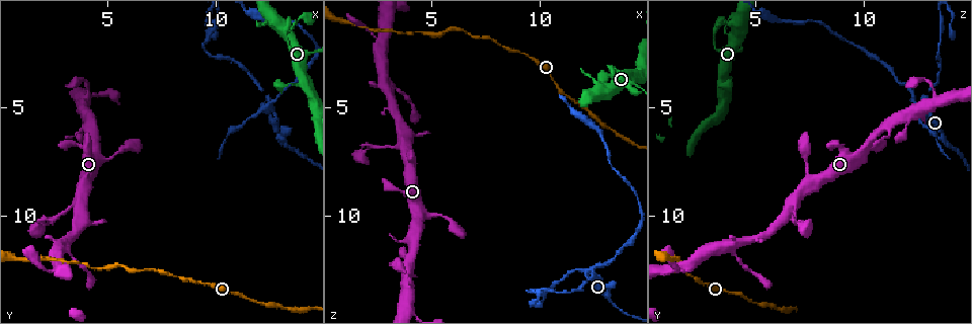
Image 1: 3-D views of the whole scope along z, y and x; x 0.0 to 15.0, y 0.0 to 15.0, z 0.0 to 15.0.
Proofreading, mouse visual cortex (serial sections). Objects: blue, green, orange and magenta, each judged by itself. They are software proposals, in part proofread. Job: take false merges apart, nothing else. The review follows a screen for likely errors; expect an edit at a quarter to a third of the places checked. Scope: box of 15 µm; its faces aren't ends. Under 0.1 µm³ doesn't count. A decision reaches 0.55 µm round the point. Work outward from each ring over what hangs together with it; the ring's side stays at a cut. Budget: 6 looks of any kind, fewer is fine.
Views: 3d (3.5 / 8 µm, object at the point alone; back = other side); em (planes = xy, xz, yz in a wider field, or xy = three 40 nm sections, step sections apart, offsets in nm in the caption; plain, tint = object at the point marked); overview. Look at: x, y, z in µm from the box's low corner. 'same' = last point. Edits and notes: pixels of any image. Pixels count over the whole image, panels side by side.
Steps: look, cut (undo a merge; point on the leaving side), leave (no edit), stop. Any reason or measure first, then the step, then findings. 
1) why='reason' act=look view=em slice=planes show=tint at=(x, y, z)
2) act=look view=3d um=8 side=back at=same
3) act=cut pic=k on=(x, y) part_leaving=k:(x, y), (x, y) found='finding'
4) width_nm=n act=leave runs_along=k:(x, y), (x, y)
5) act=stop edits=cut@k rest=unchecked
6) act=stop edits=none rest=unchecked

why='sharp bend' act=look view=3d um=3.5 at=(12.2, 5.0, 12.6)

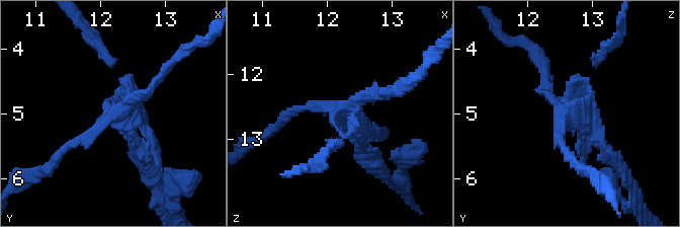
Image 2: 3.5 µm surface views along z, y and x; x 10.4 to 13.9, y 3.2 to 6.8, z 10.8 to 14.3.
why='shape alone is not enough' act=look view=em slice=xy step=1 show=tint at=(12.20, 5.00, 12.55)

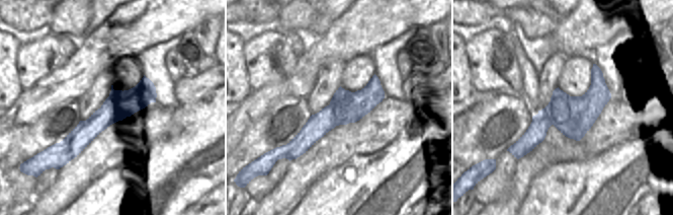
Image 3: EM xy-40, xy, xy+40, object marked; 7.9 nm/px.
act=cut pic=2 on=(103, 121) border=3:(591, 75), (598, 75), (604, 82) found='a second cell is stuck on'

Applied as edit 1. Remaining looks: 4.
why='abrupt turn' act=look view=3d um=3.5 at=(13.4, 1.4, 3.6)

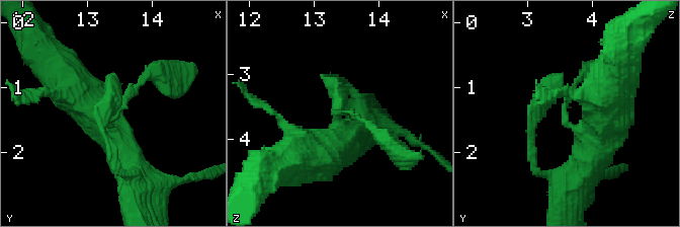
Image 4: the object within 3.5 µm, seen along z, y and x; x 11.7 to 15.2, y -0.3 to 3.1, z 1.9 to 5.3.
arm_widths_nm=100,500 why='now the EM' act=look view=em slice=xy step=5 show=tint at=(13.35, 1.45, 3.60)

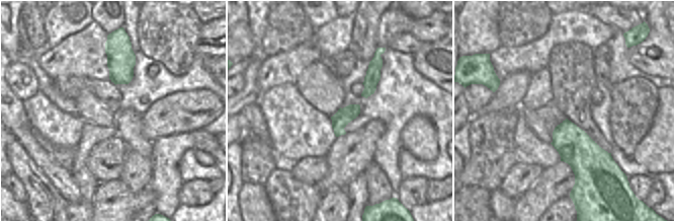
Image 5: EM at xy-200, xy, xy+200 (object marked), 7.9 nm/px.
act=leave runs_along=4:(126, 154), (107, 121), (154, 74) found='continuous, no second cell'

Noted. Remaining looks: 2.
why='thin arm on a thick one' act=look view=3d um=3.5 at=(2.6, 12.5, 1.8)

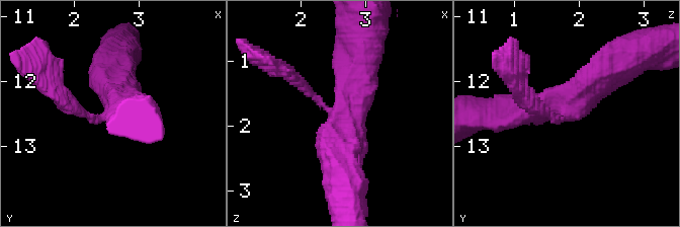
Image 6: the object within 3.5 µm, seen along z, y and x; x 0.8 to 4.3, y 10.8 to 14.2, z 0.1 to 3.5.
arms=3 arm_widths_nm=150,450,500 act=look view=em slice=xy step=1 show=tint at=(2.60, 12.50, 1.80)

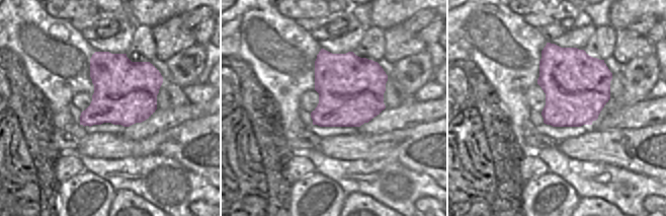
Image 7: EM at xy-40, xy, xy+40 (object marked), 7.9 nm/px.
act=leave runs_along=6:(622, 57), (573, 100), (513, 110) found='all the same cell'

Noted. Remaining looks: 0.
act=stop edits=cut@2 rest=unchecked

